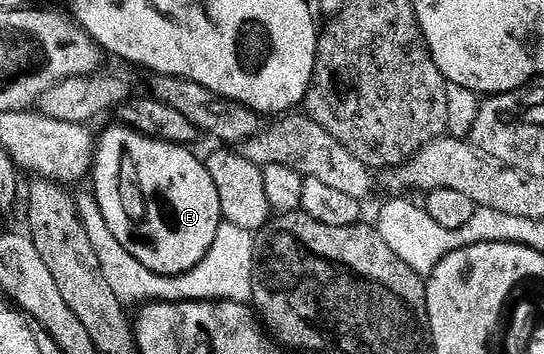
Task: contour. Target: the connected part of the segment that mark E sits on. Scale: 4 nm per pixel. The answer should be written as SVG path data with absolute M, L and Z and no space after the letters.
M120 122L114 125L96 141L91 169L91 191L97 197L103 218L111 234L119 238L119 246L147 266L147 270L160 276L182 276L203 262L219 234L223 223L219 190L215 190L215 182L211 182L205 160L197 157L193 150L152 140Z

